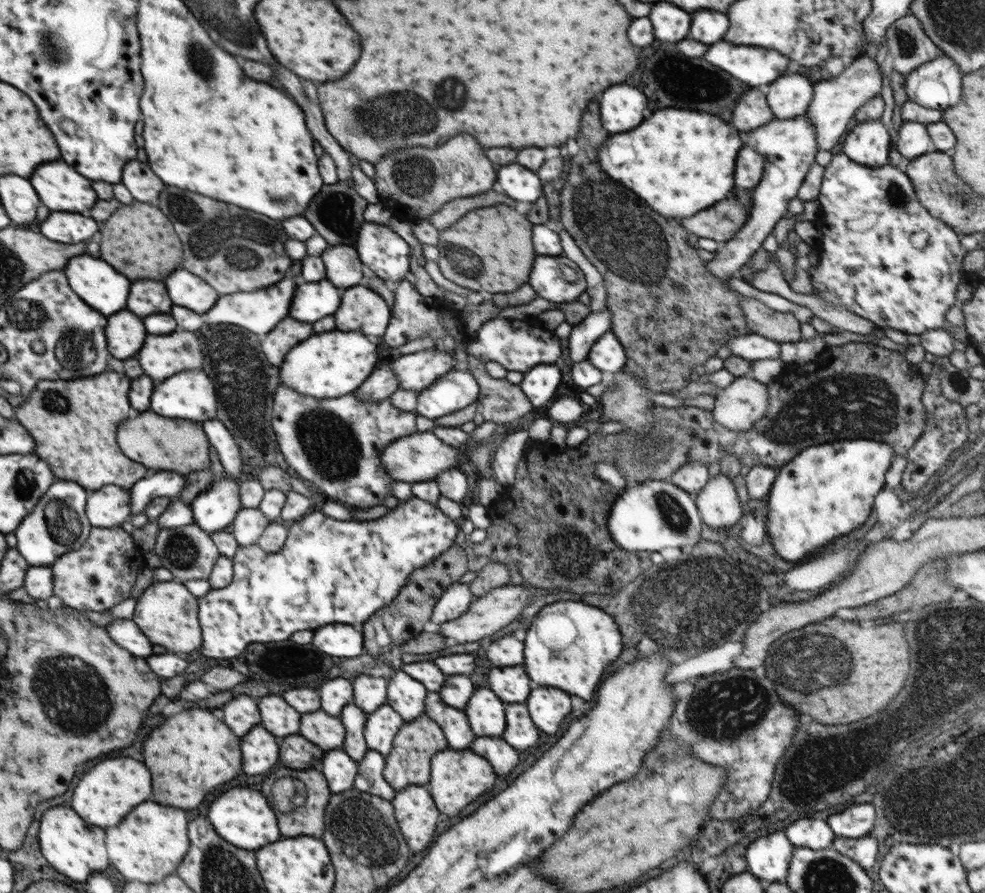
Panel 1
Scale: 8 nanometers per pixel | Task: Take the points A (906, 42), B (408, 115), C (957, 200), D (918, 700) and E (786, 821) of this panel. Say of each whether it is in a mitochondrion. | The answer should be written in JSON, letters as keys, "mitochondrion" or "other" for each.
{"A":"mitochondrion","B":"mitochondrion","C":"mitochondrion","D":"mitochondrion","E":"other"}

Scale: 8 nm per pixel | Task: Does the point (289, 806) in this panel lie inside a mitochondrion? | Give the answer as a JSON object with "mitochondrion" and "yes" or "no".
{"mitochondrion":"yes"}

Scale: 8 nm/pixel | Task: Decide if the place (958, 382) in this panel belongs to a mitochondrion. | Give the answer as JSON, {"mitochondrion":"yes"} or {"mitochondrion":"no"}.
{"mitochondrion":"yes"}

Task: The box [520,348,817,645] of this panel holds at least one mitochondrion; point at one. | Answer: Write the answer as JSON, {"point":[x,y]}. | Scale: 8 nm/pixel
{"point":[671,511]}

